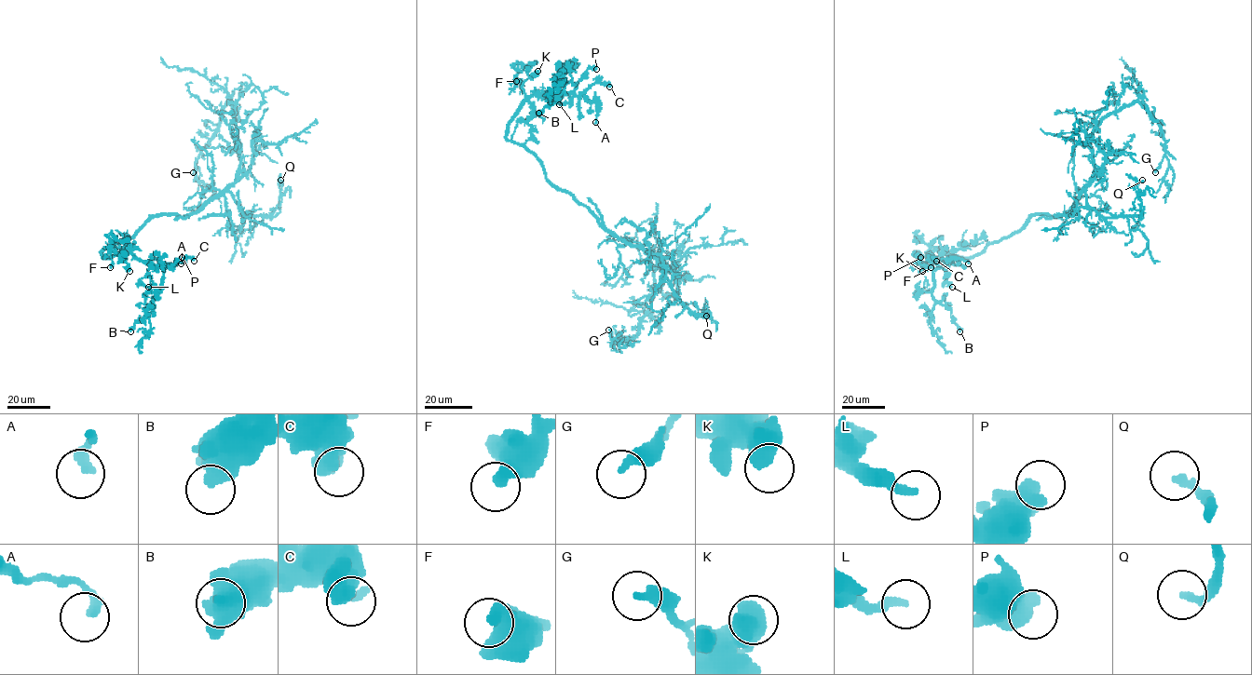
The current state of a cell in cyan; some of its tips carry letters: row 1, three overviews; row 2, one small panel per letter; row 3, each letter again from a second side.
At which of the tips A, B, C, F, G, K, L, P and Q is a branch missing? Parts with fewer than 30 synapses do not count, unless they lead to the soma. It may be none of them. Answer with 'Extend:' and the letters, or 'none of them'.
Extend: none of them

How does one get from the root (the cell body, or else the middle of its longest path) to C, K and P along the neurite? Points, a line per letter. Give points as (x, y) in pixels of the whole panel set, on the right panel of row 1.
C: (1055, 216), (1035, 214), (981, 253), (945, 253), (943, 266), (936, 261)
K: (1055, 216), (1035, 214), (1018, 231), (989, 243), (983, 251), (970, 257), (959, 257), (934, 250), (922, 271)
P: (1055, 216), (1035, 214), (1018, 231), (970, 257), (945, 253), (941, 267), (922, 265), (920, 257)

